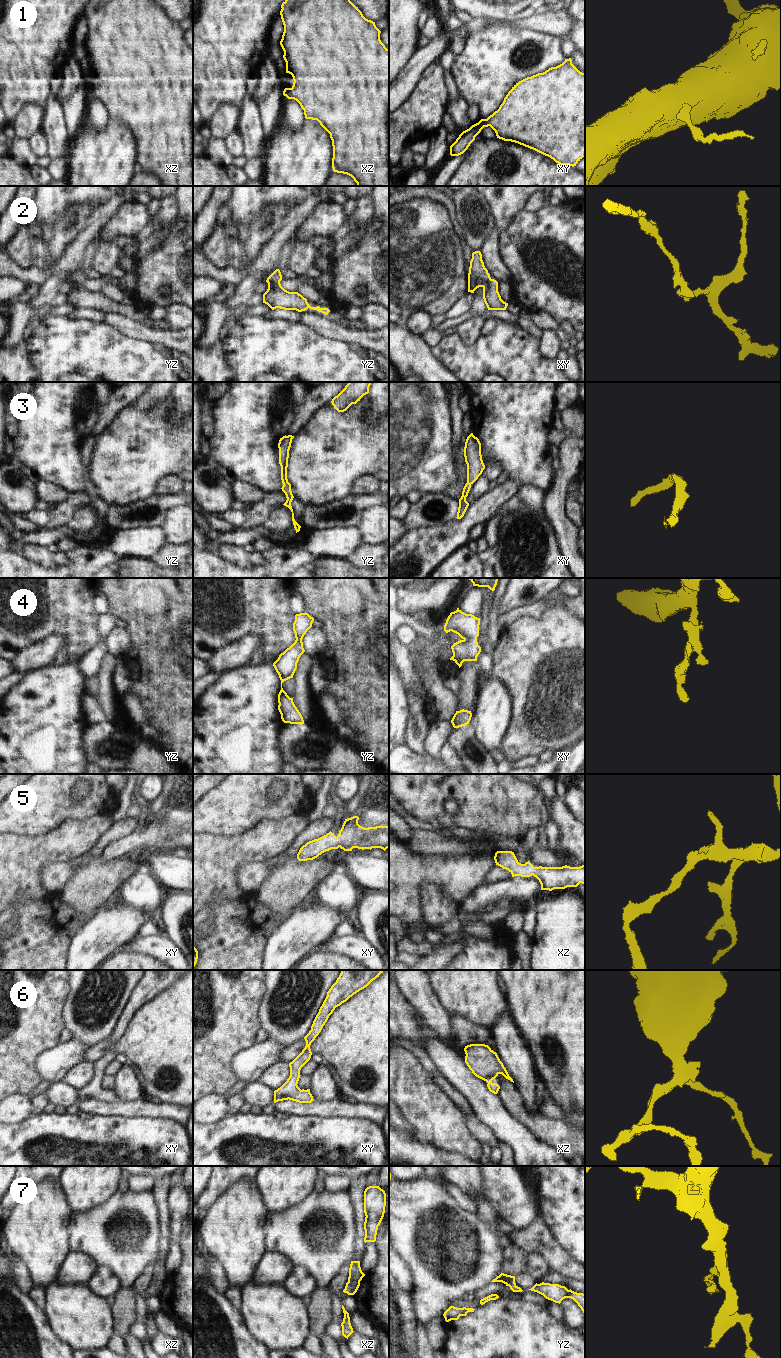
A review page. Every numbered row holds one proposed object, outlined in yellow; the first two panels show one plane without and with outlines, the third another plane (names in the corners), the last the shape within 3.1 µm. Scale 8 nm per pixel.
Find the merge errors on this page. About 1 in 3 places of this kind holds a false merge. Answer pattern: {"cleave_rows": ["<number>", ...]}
{"cleave_rows": []}

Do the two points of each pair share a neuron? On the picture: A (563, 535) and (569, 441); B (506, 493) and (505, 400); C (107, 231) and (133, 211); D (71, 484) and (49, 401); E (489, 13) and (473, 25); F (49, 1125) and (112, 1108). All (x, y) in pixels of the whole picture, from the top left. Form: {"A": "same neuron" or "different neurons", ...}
{"A": "same neuron", "B": "different neurons", "C": "same neuron", "D": "same neuron", "E": "different neurons", "F": "different neurons"}

